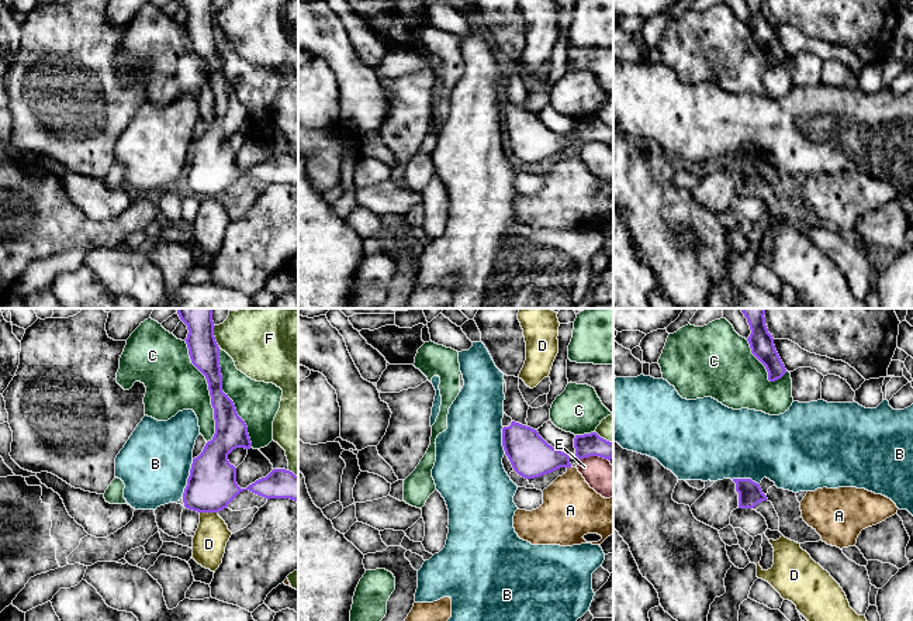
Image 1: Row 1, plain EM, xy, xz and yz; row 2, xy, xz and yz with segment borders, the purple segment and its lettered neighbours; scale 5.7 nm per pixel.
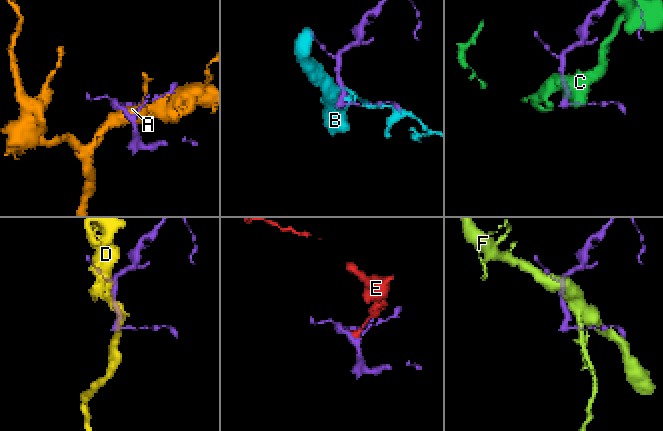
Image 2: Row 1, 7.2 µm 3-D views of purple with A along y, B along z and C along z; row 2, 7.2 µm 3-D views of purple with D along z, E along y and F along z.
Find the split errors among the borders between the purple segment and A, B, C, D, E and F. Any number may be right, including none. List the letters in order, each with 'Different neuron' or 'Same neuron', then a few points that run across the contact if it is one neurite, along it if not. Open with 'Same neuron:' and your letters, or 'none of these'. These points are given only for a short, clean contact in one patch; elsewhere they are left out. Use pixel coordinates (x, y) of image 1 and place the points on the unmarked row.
Same neuron: none of these
A: Different neuron
B: Different neuron
C: Different neuron
D: Different neuron. Line: xy (200, 196), (217, 197)
E: Different neuron. Line: xz (580, 142), (602, 141), (608, 145)
F: Different neuron

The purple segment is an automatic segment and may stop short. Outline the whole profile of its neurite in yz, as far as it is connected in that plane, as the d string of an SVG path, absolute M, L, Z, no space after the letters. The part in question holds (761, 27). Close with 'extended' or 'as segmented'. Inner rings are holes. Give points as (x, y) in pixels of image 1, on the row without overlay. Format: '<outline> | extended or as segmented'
M744 0L750 10L751 18L747 23L751 38L765 51L768 65L775 66L781 63L786 54L775 34L774 23L768 17L764 0Z | as segmented

